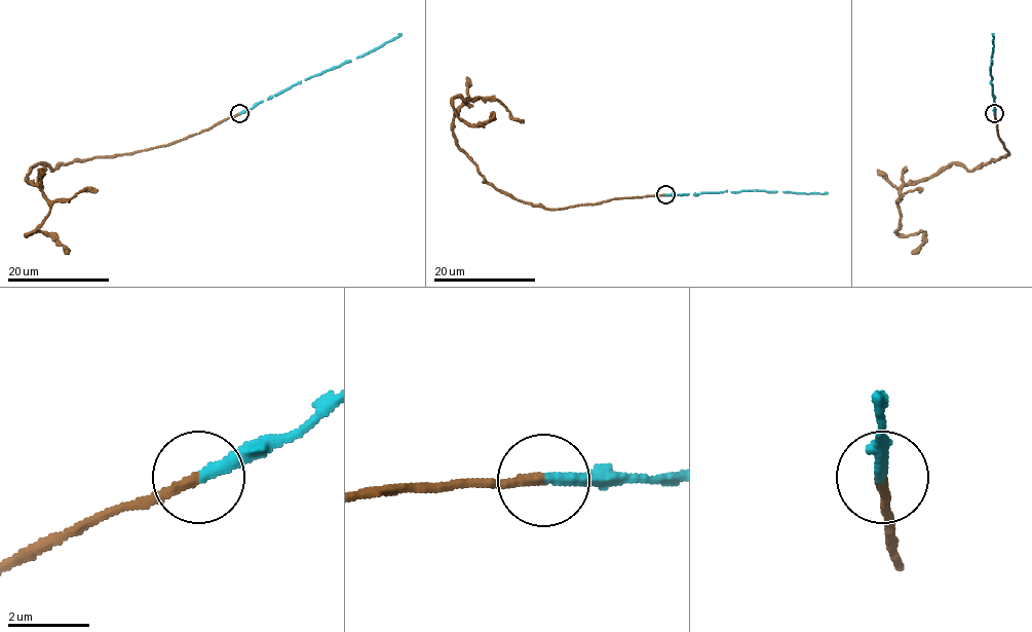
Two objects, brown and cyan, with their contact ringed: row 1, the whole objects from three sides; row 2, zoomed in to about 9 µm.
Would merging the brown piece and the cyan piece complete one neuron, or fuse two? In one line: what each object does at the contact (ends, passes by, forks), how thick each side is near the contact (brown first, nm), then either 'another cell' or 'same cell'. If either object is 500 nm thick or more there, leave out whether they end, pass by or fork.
brown ends there; cyan ends there; 240 nm thick on the brown side, 300 nm on the other; same cell

